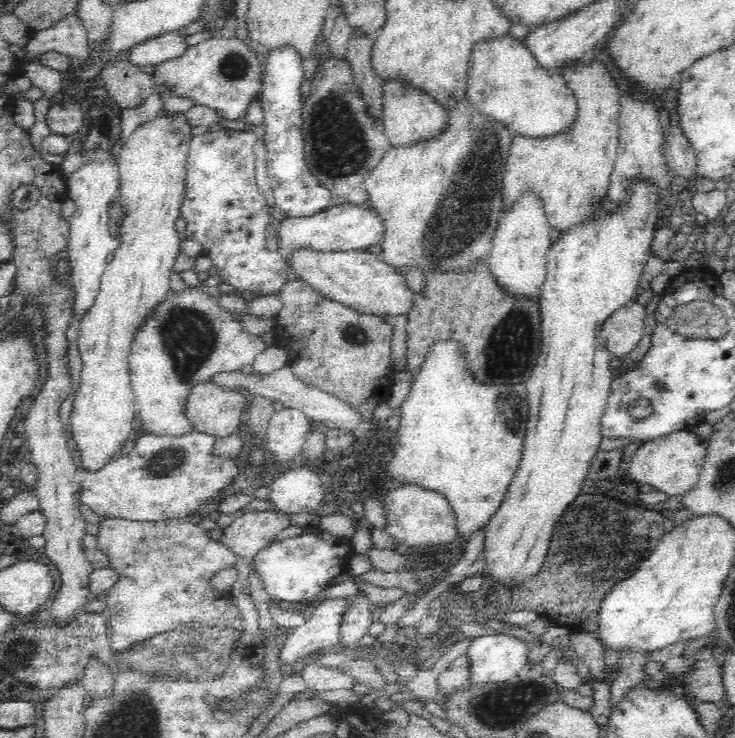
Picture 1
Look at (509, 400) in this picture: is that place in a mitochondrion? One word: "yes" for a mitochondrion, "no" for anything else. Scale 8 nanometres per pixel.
yes

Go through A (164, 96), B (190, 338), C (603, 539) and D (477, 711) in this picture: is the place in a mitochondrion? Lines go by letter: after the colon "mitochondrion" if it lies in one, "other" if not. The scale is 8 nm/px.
A: other
B: mitochondrion
C: mitochondrion
D: mitochondrion

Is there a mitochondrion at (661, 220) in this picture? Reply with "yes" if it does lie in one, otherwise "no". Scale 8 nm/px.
no

